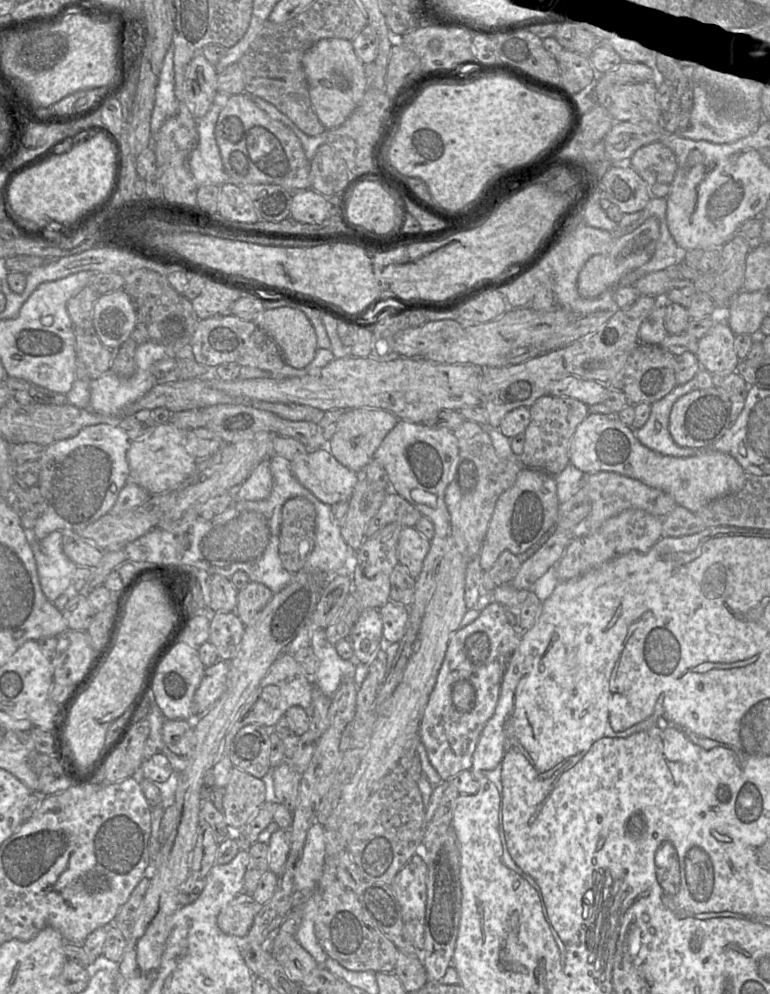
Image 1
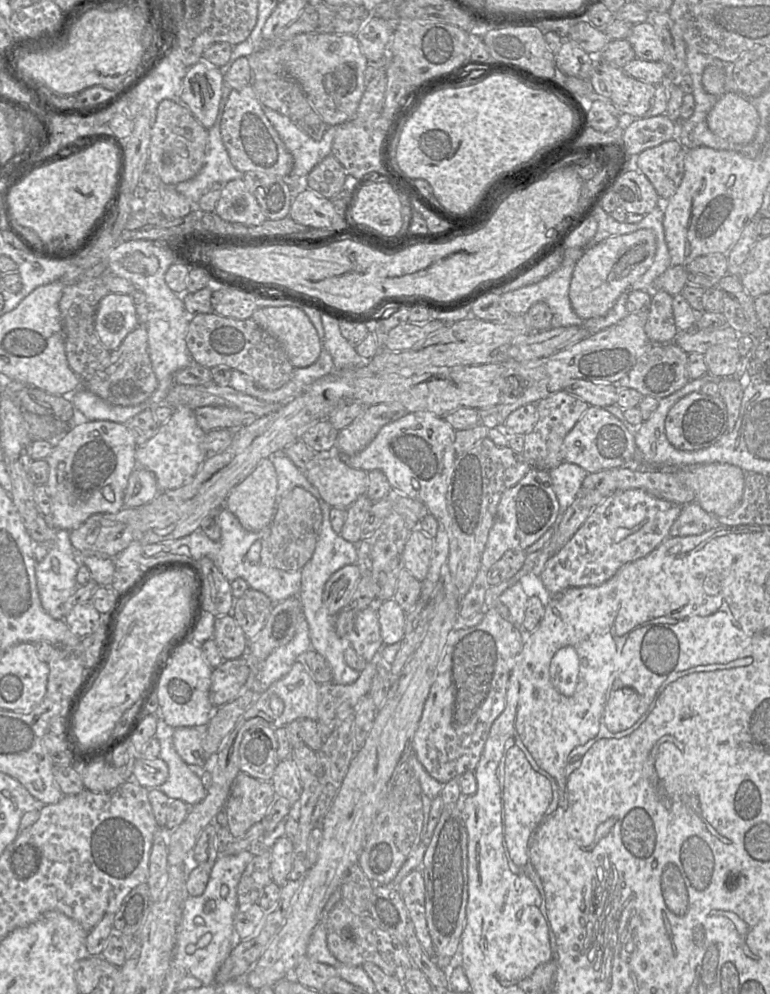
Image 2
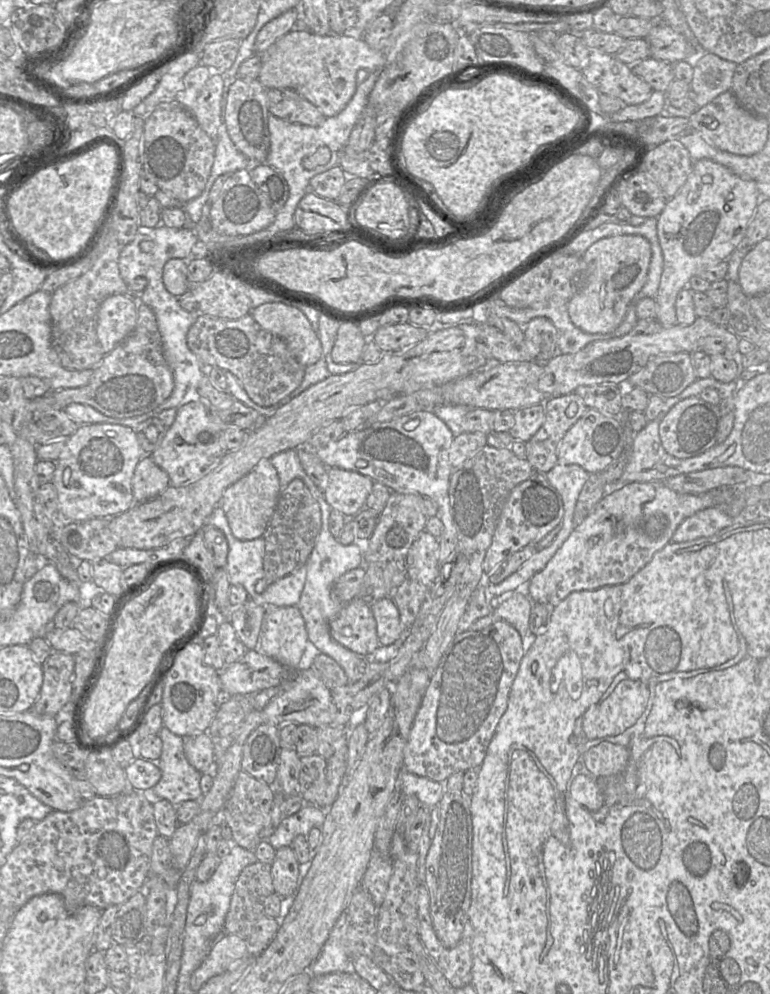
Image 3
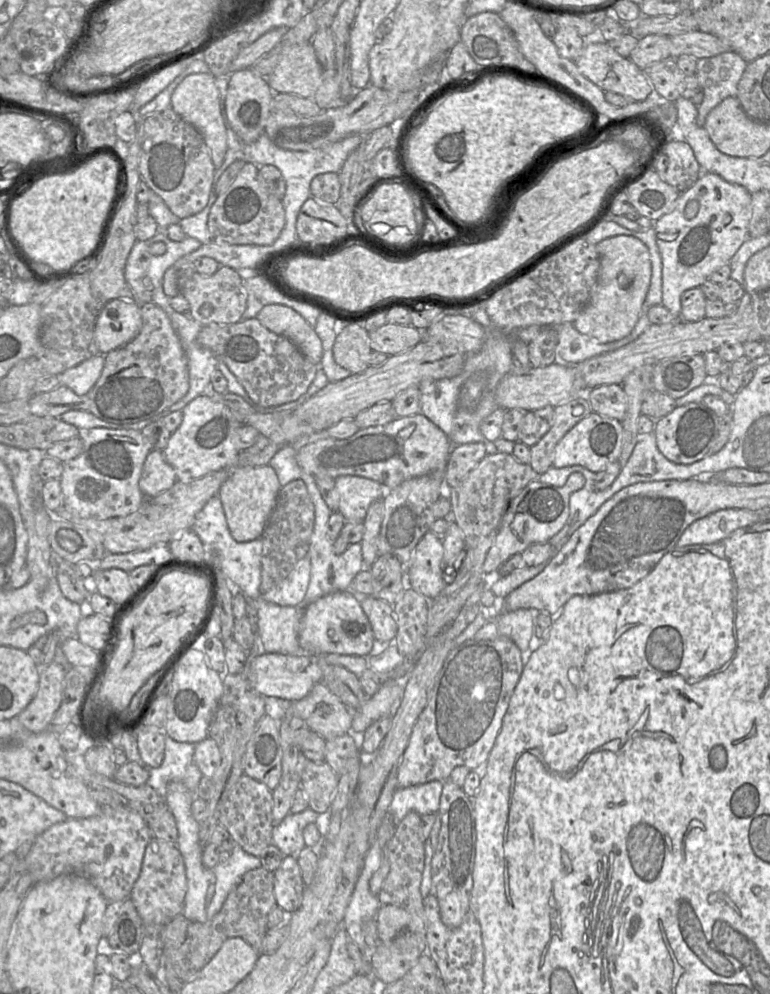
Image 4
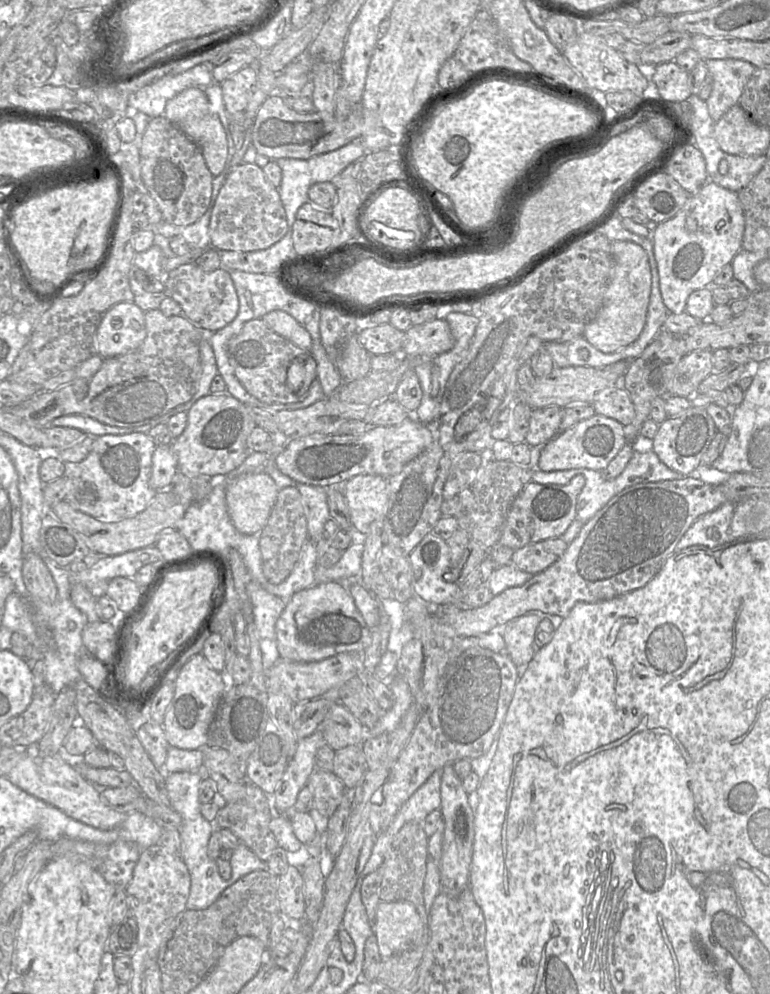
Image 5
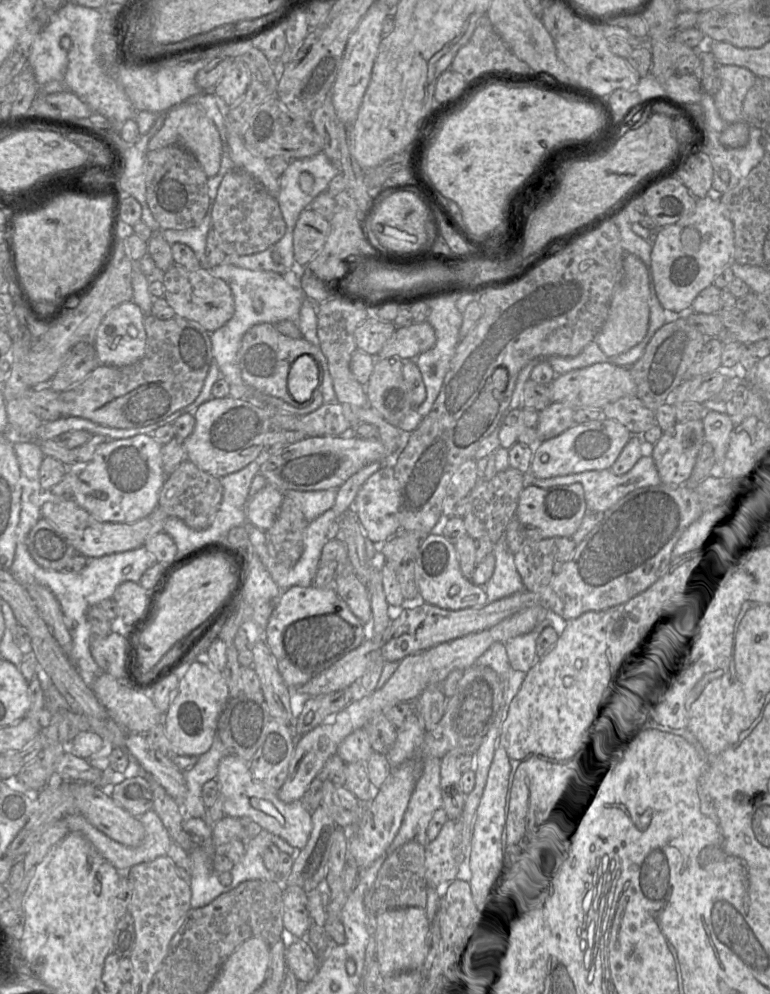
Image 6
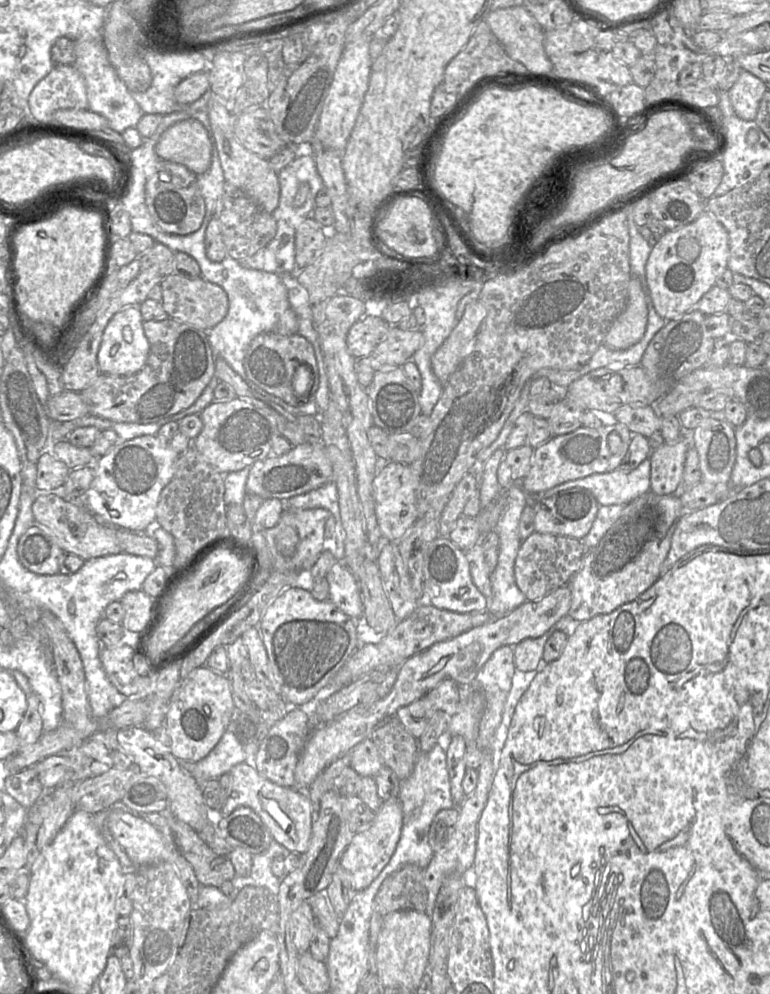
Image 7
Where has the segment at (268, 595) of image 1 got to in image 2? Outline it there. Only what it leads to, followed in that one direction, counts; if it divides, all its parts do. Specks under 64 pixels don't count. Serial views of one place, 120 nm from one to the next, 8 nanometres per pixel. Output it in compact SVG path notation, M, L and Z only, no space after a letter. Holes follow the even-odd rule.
M251 588L234 600L233 617L248 641L262 630L272 607L273 603L265 594Z

